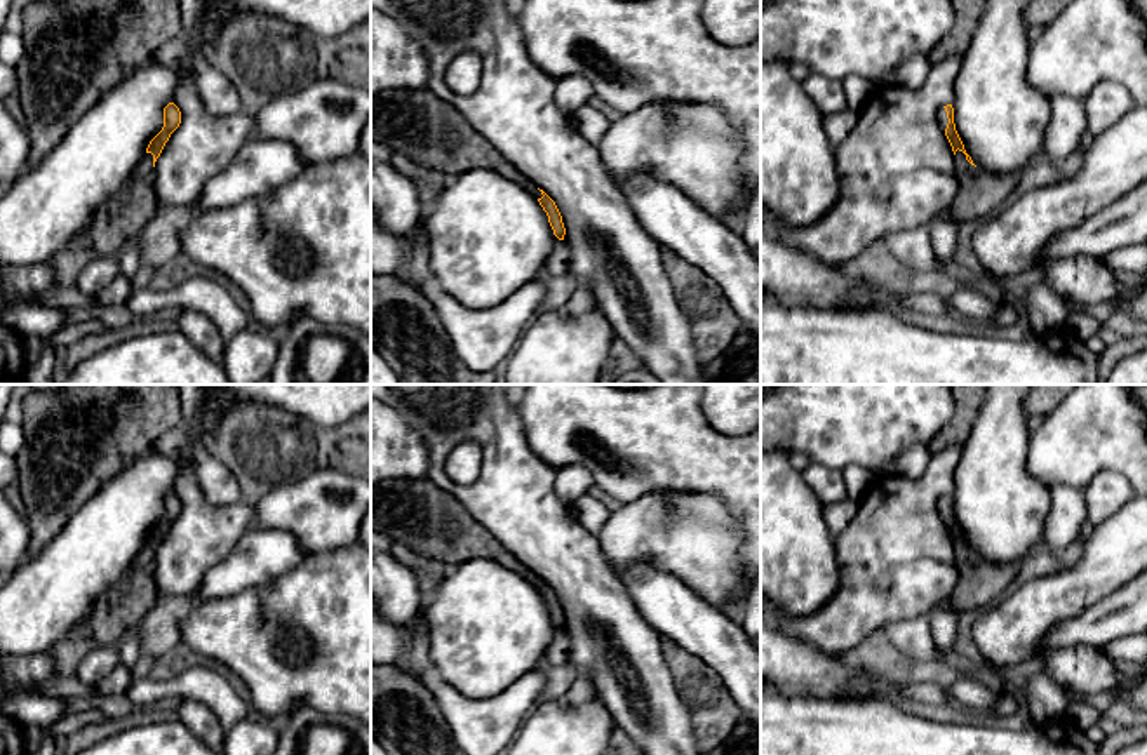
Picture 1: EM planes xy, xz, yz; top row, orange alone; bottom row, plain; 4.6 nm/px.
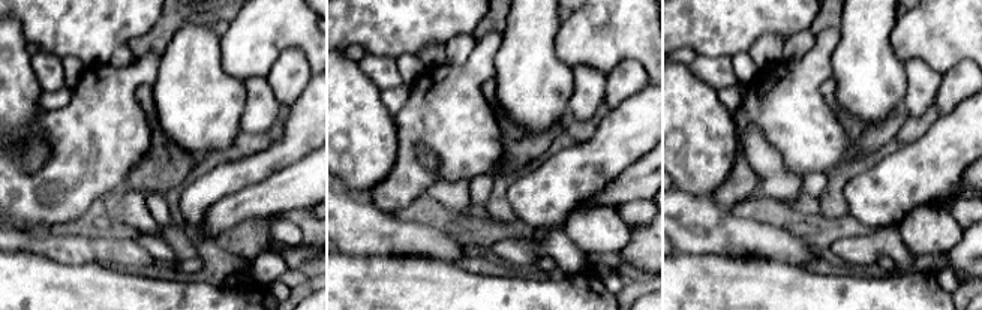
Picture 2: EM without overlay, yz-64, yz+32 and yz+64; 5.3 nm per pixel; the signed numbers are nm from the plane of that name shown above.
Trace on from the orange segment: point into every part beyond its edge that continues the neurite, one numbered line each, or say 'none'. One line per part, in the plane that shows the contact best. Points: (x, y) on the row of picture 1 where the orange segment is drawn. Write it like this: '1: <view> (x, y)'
1: yz (980, 193)

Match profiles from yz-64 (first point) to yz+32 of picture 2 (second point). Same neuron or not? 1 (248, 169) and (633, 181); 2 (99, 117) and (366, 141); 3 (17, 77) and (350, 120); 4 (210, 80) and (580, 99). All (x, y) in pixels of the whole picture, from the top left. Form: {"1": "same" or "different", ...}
{"1": "different", "2": "different", "3": "same", "4": "different"}

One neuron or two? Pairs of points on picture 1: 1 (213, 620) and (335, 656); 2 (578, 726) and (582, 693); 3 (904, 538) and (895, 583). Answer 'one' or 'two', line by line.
1: one
2: two
3: one

